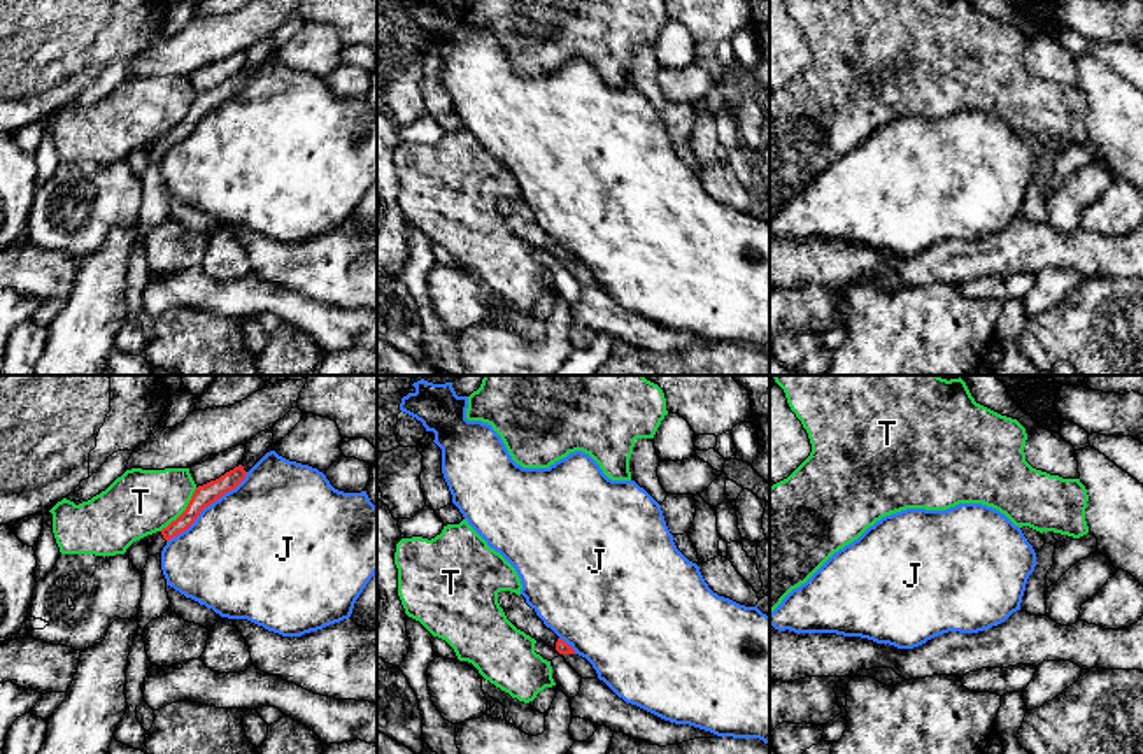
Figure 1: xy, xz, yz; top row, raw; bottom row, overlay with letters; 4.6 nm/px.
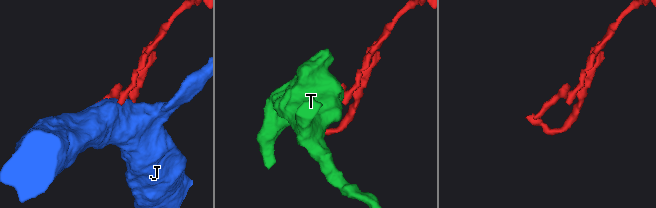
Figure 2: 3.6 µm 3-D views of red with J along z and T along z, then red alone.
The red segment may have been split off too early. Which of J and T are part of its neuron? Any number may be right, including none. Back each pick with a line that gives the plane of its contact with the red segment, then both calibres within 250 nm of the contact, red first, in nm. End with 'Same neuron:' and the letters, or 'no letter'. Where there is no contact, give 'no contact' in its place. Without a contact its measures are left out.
Same neuron: no letter

